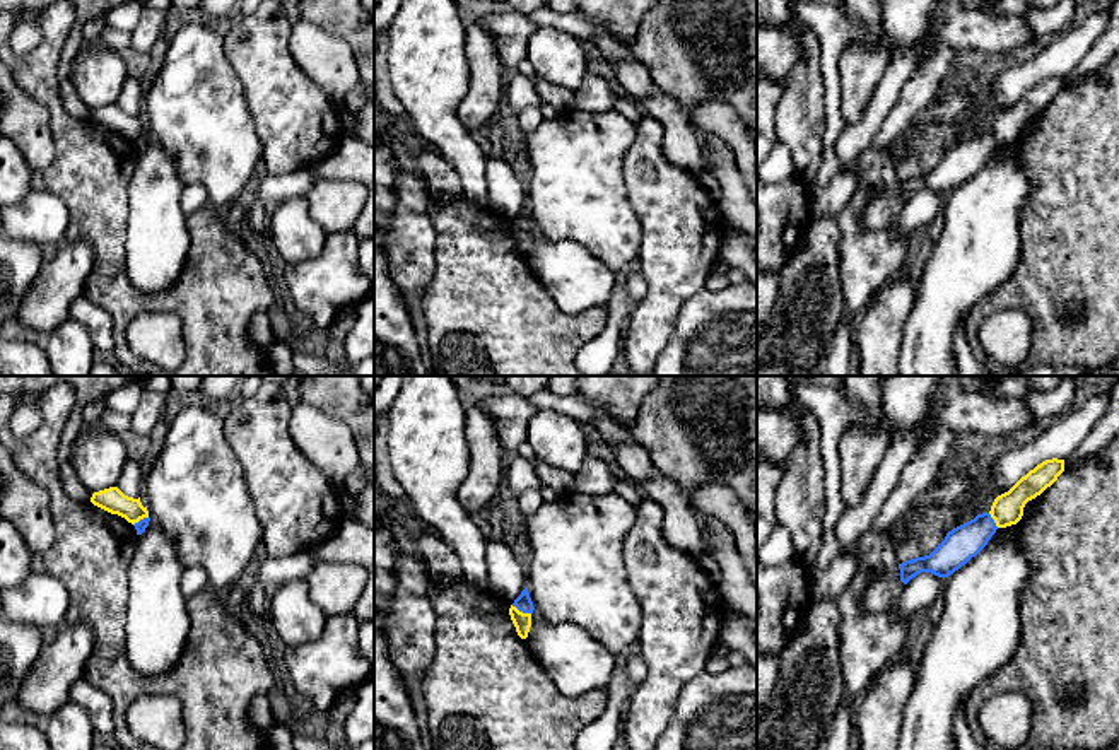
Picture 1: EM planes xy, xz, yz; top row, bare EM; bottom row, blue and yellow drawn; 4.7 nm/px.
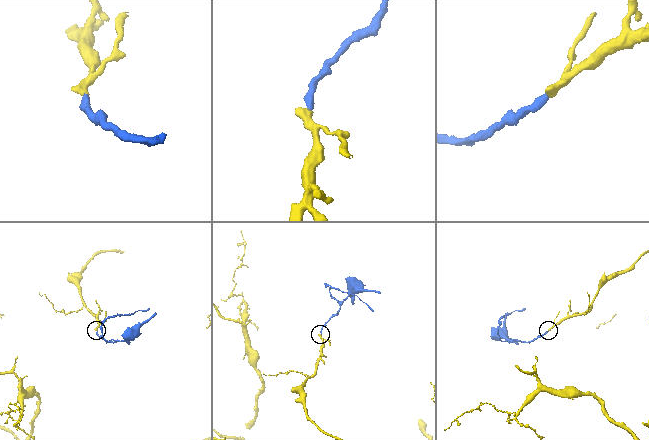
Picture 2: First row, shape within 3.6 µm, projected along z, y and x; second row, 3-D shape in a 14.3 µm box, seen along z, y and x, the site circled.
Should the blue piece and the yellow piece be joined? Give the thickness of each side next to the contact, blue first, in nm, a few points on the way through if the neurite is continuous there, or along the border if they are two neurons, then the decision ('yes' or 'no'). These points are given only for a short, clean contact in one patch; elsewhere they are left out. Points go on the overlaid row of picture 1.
80/80 nm | along xz (511, 605), (530, 614) | no

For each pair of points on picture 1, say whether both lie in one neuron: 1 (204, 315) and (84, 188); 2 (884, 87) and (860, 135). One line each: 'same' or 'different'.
1: same
2: same

